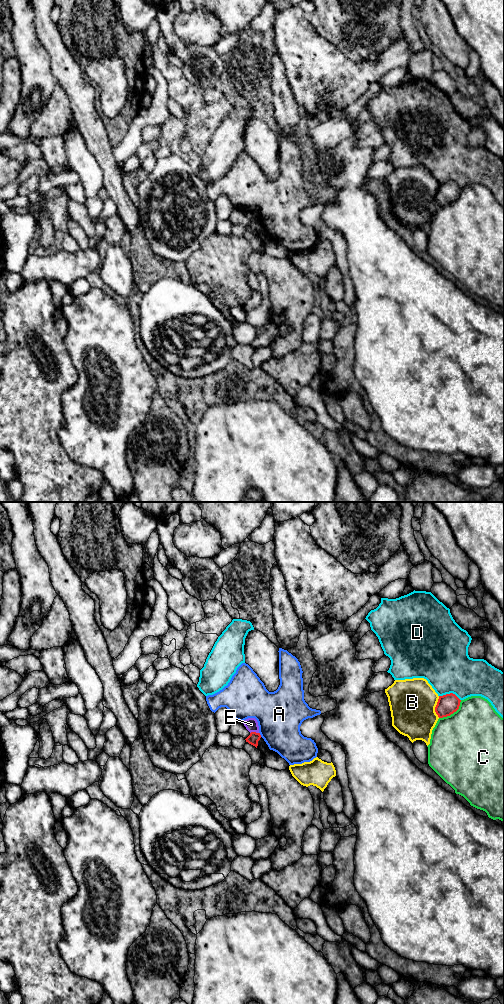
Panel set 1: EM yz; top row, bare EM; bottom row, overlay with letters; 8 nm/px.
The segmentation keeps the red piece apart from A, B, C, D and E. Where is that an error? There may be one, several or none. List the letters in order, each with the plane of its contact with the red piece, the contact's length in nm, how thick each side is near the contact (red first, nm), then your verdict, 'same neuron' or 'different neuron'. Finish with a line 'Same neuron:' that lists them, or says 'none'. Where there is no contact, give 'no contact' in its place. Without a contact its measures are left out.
A: contact in yz; length 40 nm; calibres 90 and 380 nm; different neuron
B: contact in yz; length 180 nm; calibres 160 and 380 nm; different neuron
C: contact in yz; length 240 nm; calibres 160 and 500 nm; different neuron
D: contact in yz; length 180 nm; calibres 160 and 400 nm; different neuron
E: contact in yz; length 70 nm; calibres 90 and 110 nm; different neuron
Same neuron: none

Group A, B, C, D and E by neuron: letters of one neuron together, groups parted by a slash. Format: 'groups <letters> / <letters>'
groups A / B / C / D / E

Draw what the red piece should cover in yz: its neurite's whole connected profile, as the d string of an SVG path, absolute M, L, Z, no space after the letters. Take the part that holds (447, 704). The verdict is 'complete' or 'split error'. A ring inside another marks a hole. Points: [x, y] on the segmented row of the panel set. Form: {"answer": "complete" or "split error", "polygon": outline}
{"answer": "complete", "polygon": "M453 693L439 696L435 712L439 718L447 717L459 709L461 700Z"}

